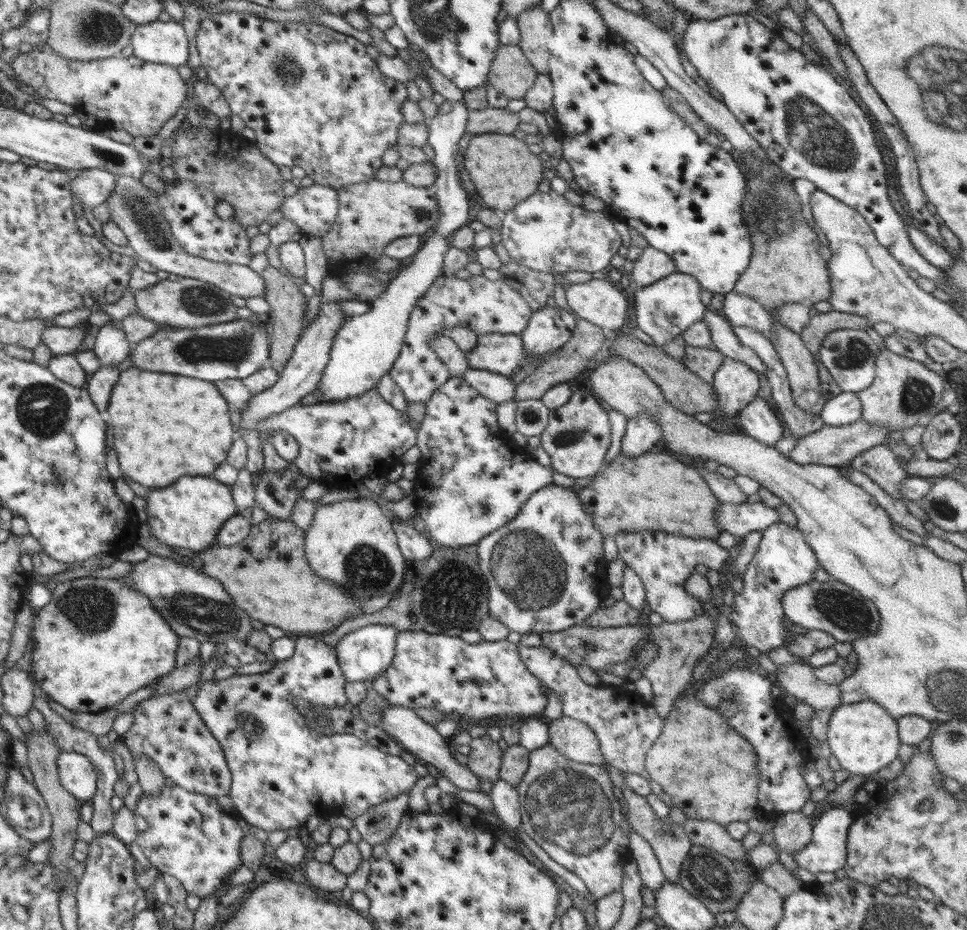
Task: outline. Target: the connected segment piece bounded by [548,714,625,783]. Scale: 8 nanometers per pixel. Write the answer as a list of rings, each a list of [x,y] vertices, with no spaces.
[[[564,714],[562,718],[549,723],[549,744],[560,754],[581,763],[604,767],[609,772],[612,783],[625,782],[623,772],[605,762],[598,739],[586,724],[582,724],[580,720],[572,720]]]

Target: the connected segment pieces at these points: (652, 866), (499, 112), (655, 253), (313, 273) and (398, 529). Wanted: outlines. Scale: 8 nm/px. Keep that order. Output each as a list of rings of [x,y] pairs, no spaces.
[[[629,824],[629,844],[627,846],[631,852],[631,859],[635,862],[639,870],[644,886],[654,892],[658,890],[667,878],[661,870],[658,857],[653,848],[642,838]]]
[[[488,106],[483,110],[468,110],[466,133],[473,136],[478,134],[512,135],[520,123],[518,113]]]
[[[648,246],[634,261],[633,270],[628,277],[635,287],[645,287],[676,271],[677,268],[672,259],[660,250]]]
[[[304,236],[298,241],[304,252],[306,272],[304,279],[316,292],[321,291],[322,281],[326,278],[328,263],[322,247],[322,237]]]
[[[393,521],[399,549],[406,560],[424,560],[433,553],[432,545],[426,534],[419,533],[405,521]]]

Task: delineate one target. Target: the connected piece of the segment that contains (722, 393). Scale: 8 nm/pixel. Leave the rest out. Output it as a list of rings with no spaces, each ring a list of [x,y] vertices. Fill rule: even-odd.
[[[724,357],[712,386],[718,393],[719,410],[716,418],[736,419],[740,410],[748,406],[760,390],[760,378],[755,370],[743,362]]]

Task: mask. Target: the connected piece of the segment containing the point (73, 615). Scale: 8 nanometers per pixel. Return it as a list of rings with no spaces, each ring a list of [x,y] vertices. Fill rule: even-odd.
[[[84,577],[66,580],[51,587],[50,602],[34,615],[34,626],[31,636],[34,637],[34,648],[32,652],[31,668],[34,672],[34,682],[48,694],[49,698],[72,710],[72,712],[97,713],[104,709],[116,707],[117,704],[126,698],[126,695],[140,690],[143,686],[150,684],[159,676],[166,676],[172,669],[175,669],[176,648],[178,647],[179,636],[174,634],[174,630],[166,624],[166,620],[156,612],[156,608],[150,604],[150,600],[138,590],[132,590],[124,582],[118,579],[104,579],[98,577]]]

